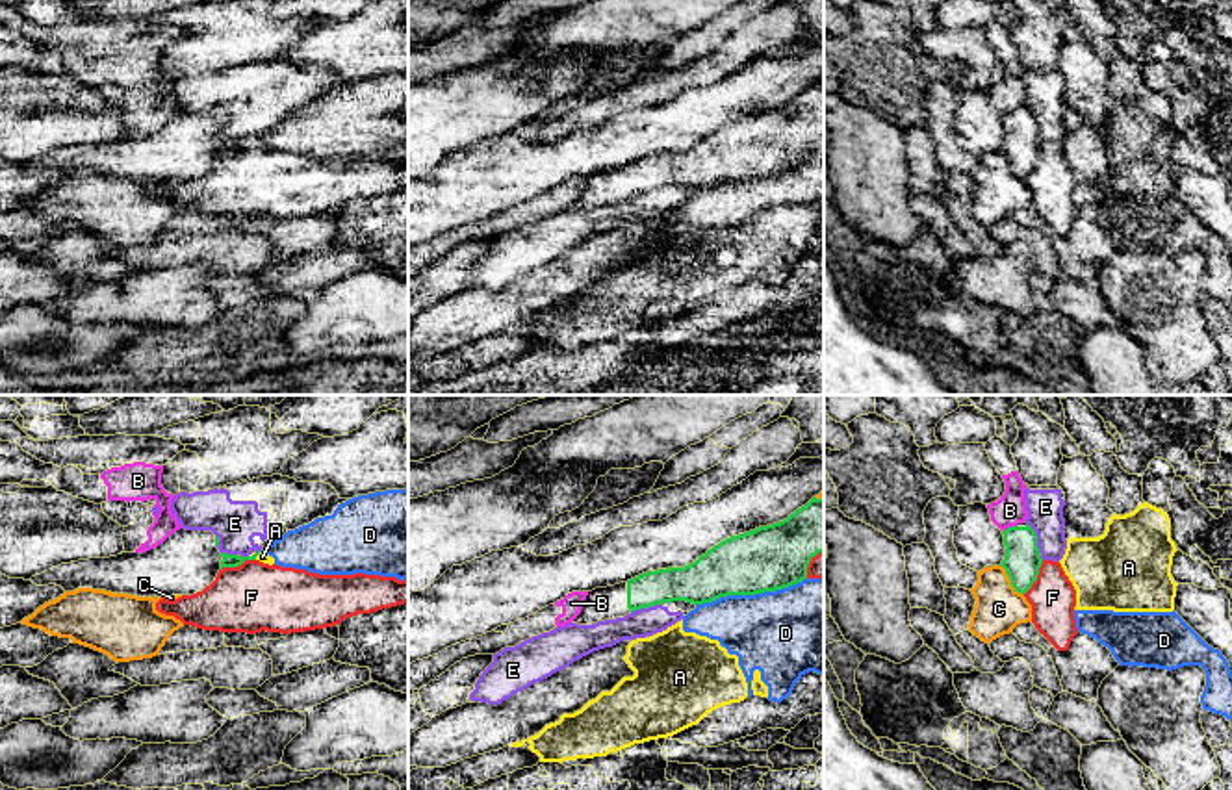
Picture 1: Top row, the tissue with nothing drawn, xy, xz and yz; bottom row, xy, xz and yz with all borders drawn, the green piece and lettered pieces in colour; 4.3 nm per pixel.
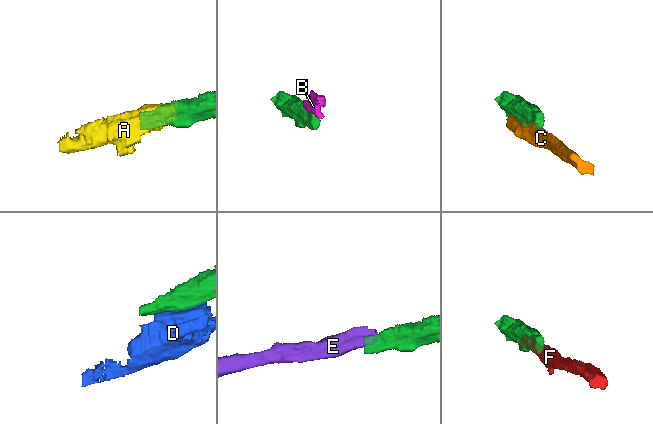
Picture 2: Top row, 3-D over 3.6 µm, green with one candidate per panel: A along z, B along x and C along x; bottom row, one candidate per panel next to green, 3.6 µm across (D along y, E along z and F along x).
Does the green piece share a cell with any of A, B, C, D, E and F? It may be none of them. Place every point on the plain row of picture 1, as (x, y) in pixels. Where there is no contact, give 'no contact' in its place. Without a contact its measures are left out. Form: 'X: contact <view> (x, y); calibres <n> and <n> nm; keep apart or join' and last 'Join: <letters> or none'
A: contact xy (258, 138); calibres 60 and 50 nm; keep apart
B: contact yz (1010, 112); calibres 160 and 140 nm; keep apart
C: contact yz (1010, 164); calibres 160 and 220 nm; keep apart
D: contact xz (750, 178); calibres 280 and 380 nm; keep apart
E: contact yz (1036, 127); calibres 160 and 160 nm; keep apart
F: contact xy (238, 149); calibres 60 and 300 nm; keep apart
Join: none

